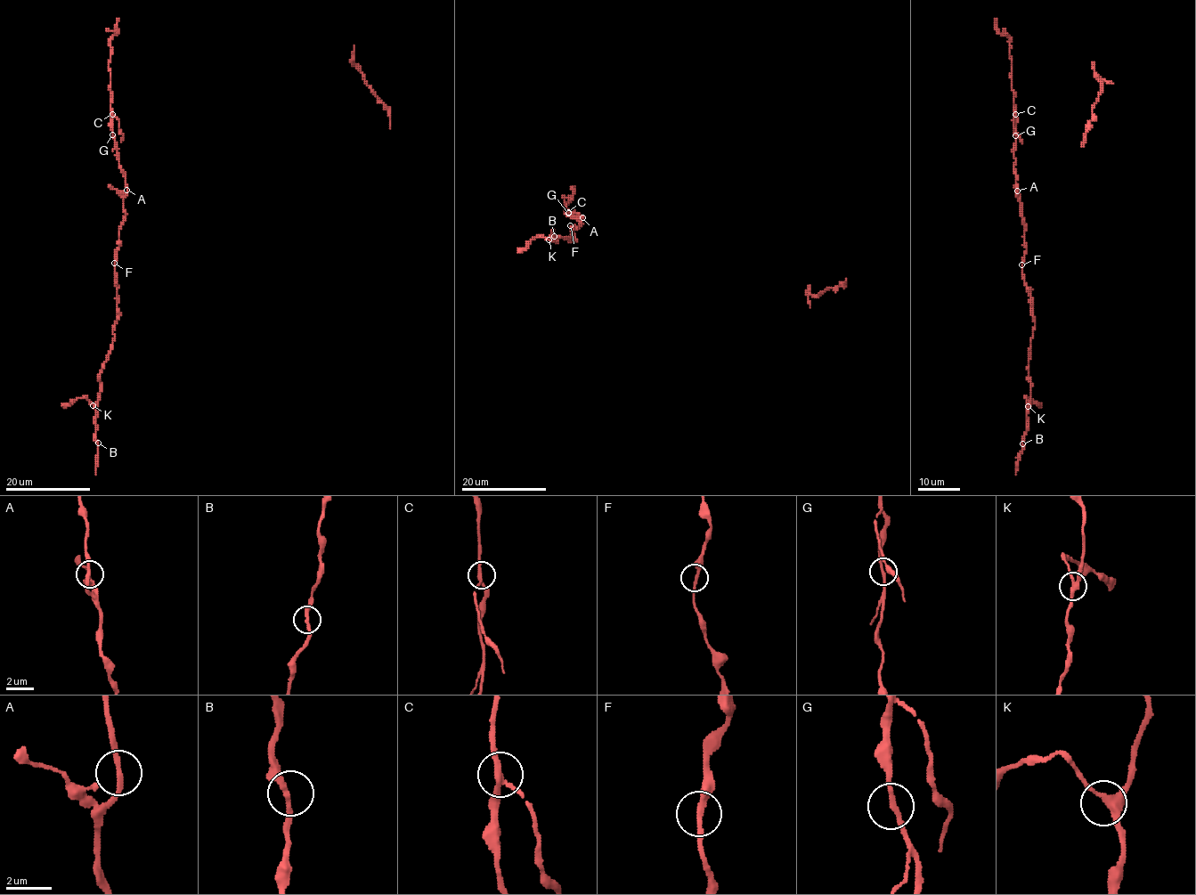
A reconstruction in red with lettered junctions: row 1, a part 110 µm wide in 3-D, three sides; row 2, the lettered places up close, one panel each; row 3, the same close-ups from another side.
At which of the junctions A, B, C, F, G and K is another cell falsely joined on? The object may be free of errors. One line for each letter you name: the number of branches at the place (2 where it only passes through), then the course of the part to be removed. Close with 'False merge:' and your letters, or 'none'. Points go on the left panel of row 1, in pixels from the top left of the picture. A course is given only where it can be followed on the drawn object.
C: Branches: 3. Course of the part to remove: (112, 113), (118, 121), (123, 135), (120, 142)
False merge: C

